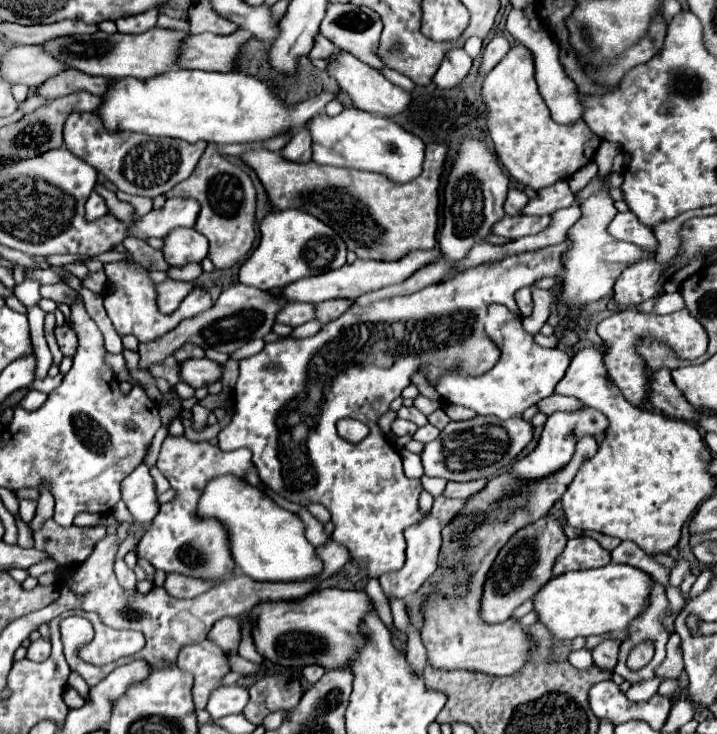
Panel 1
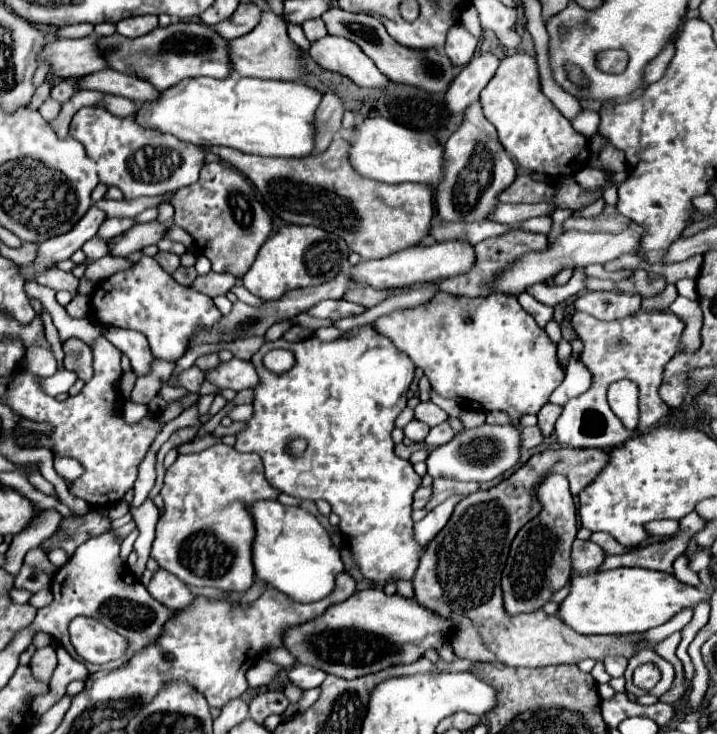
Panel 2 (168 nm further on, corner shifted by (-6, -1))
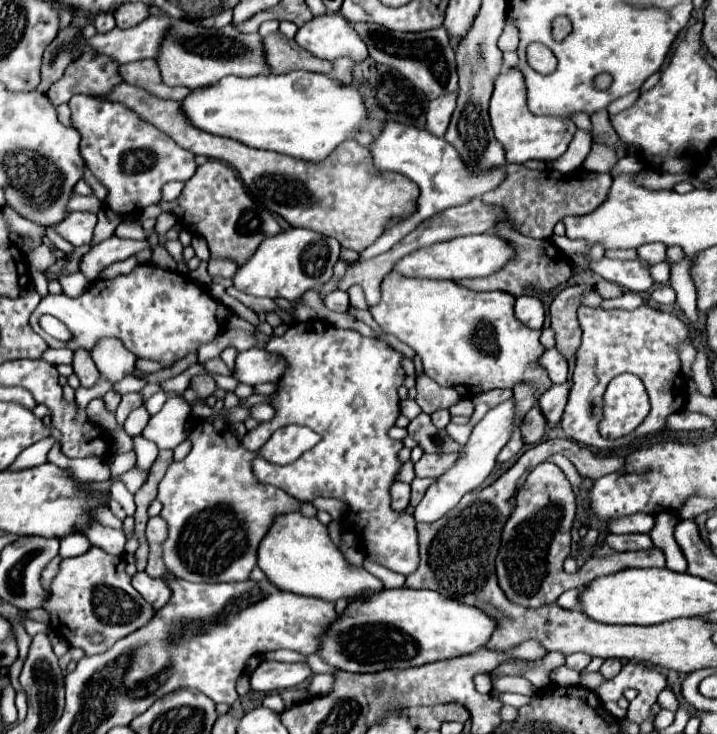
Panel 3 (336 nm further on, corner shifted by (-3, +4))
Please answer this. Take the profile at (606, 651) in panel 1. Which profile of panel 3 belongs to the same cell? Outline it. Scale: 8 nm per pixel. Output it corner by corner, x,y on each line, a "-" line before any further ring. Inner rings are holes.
607,658
605,662
603,662
603,666
601,666
601,674
605,676
605,678
613,678
619,670
621,670
621,666
623,666
623,662
619,660
619,658

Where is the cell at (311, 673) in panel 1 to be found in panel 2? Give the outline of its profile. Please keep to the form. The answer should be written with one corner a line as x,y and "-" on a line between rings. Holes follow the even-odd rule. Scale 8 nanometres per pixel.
294,665
288,673
286,673
288,681
300,689
312,689
312,687
320,687
322,681
326,679
326,673
312,667
312,665

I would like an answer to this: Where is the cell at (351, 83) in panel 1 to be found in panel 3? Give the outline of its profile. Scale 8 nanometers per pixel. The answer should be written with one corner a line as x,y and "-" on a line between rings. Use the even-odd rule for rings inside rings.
339,14
313,18
311,22
307,22
307,26
301,26
297,30
295,42
299,42
301,48
309,50
315,58
329,62
343,56
355,62
363,62
365,58
369,58
367,44
355,34
355,30

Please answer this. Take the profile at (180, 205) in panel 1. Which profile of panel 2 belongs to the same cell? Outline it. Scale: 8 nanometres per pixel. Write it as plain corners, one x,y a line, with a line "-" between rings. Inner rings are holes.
152,221
152,223
138,223
130,231
118,235
116,239
108,241
110,255
114,257
128,257
134,251
140,251
148,245
156,245
164,237
166,225

